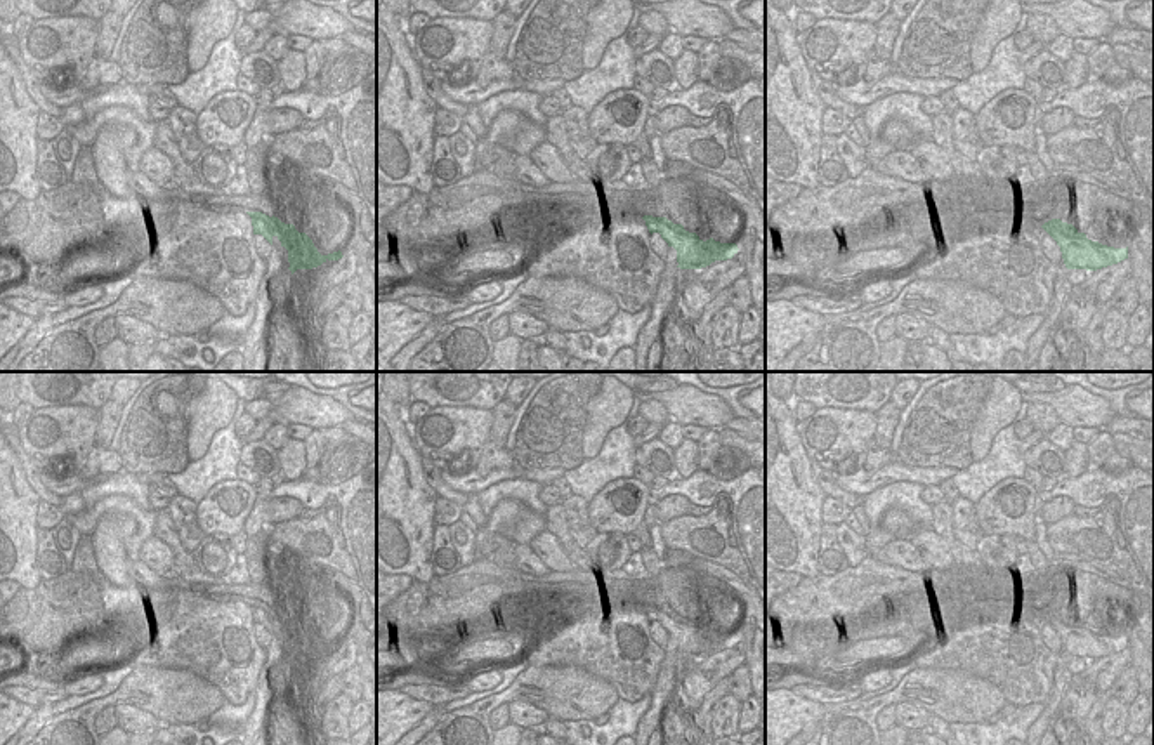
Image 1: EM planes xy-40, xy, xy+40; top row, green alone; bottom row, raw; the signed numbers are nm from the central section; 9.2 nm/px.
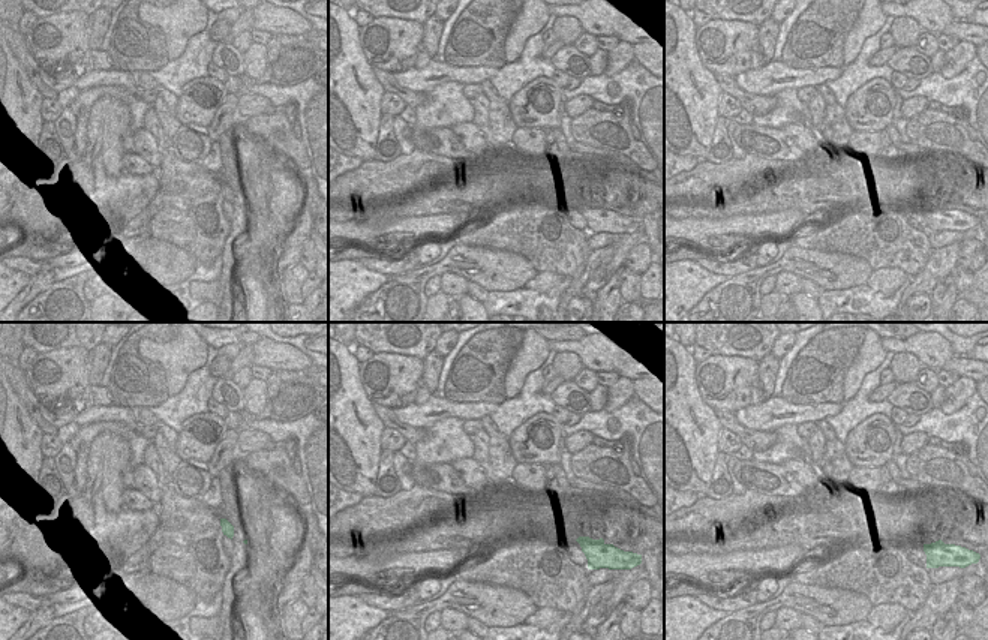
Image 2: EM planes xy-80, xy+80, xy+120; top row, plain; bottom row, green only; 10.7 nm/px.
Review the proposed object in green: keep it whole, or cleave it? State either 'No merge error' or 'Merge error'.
No merge error

